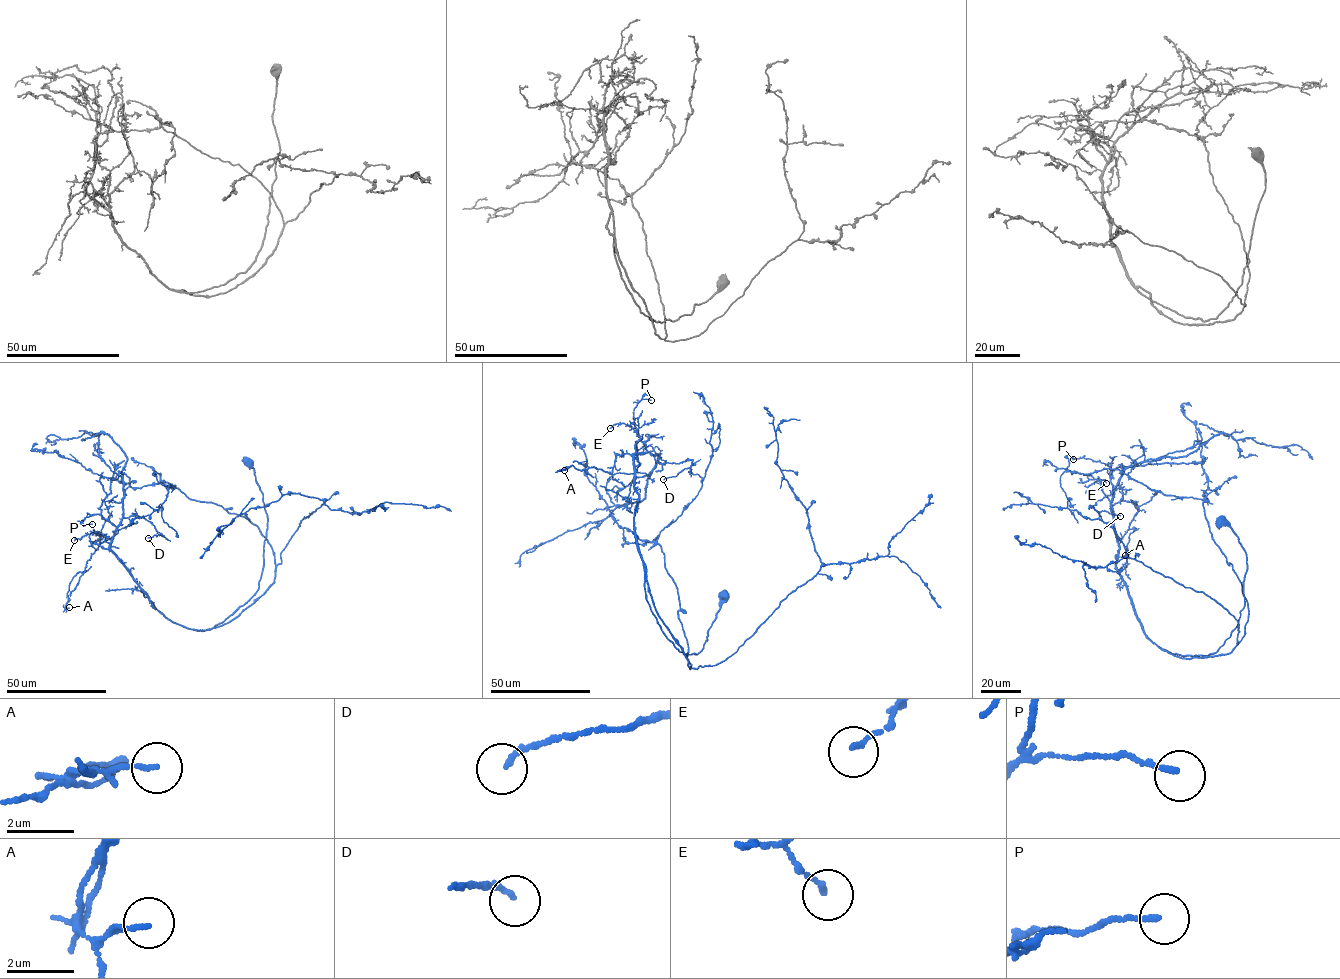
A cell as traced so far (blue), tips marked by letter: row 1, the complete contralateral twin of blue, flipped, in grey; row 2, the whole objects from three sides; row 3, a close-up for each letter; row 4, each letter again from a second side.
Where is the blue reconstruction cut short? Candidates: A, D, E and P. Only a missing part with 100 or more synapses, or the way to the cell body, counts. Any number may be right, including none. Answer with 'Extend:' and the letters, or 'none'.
Extend: none

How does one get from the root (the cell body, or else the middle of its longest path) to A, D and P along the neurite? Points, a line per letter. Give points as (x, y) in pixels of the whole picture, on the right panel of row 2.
A: (1221, 521), (1247, 568), (1213, 653), (1143, 632), (1116, 566), (1122, 500), (1139, 509), (1125, 555)
D: (1221, 521), (1244, 606), (1216, 652), (1183, 656), (1144, 634), (1117, 571), (1118, 485), (1094, 506), (1120, 516)
P: (1221, 521), (1246, 556), (1238, 625), (1215, 652), (1169, 653), (1143, 632), (1116, 566), (1111, 469), (1073, 459)

